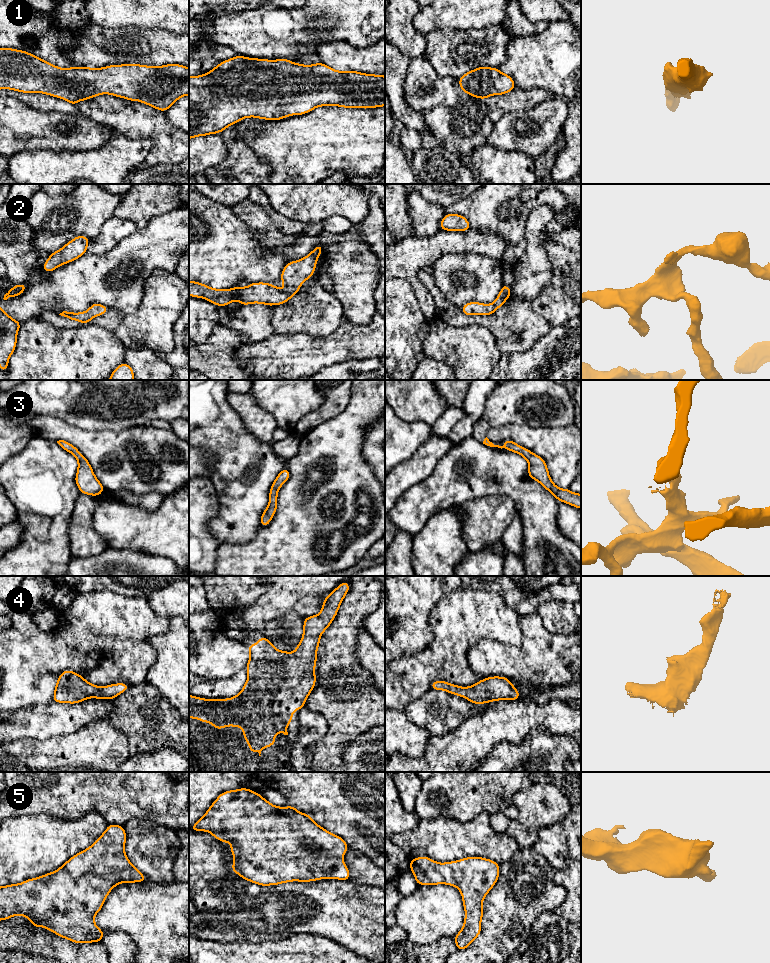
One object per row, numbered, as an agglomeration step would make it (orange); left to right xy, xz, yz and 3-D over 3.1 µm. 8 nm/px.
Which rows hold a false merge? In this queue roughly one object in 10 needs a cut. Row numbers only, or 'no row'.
no row

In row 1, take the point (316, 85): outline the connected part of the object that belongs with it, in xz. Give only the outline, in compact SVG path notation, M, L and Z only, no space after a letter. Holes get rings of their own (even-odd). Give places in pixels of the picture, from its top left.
M237 55L222 61L206 74L189 76L189 139L219 134L244 118L280 120L287 116L308 113L319 106L364 109L385 106L385 76L357 71L336 71L320 62L302 65L288 59L266 60Z

